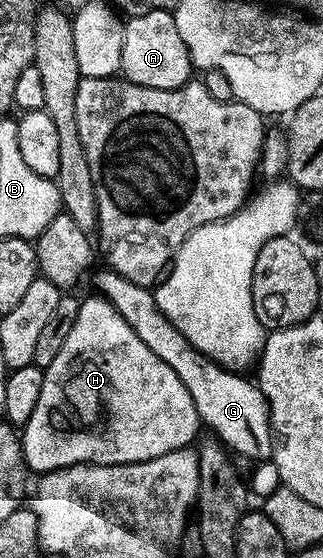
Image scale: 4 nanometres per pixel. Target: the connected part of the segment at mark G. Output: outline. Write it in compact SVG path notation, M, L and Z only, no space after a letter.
M109 270L103 272L95 271L94 284L99 293L117 310L120 318L124 318L124 322L128 322L128 326L132 326L132 330L136 330L138 337L142 342L164 362L168 364L176 372L176 375L184 382L185 389L192 396L192 401L195 402L196 410L199 411L201 423L206 428L210 427L215 432L217 439L231 453L239 452L242 456L247 456L251 462L266 462L274 455L274 430L270 426L270 407L264 398L264 394L258 389L257 383L253 379L245 380L245 375L239 374L234 370L221 368L215 364L213 360L207 359L206 356L201 356L200 353L186 341L184 336L176 330L176 326L172 326L156 305L154 305L154 294L150 288L141 288L136 286L134 282L128 282L126 278L120 274Z

